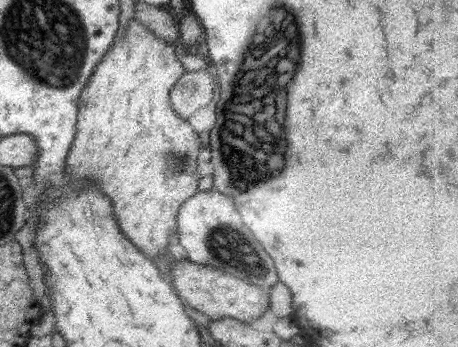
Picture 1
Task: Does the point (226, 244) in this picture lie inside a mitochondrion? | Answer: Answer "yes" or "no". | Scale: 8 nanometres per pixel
yes

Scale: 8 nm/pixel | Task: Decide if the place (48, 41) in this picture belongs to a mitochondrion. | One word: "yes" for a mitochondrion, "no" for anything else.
yes

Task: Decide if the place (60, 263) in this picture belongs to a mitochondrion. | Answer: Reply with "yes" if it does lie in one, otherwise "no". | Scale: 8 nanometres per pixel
no

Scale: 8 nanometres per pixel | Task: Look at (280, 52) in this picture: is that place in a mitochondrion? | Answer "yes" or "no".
yes

